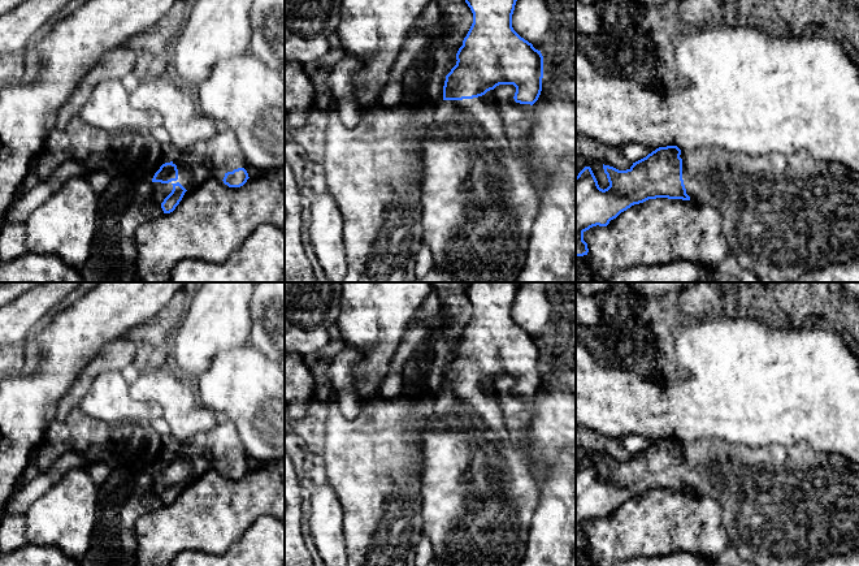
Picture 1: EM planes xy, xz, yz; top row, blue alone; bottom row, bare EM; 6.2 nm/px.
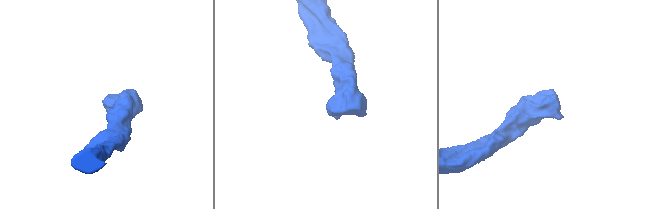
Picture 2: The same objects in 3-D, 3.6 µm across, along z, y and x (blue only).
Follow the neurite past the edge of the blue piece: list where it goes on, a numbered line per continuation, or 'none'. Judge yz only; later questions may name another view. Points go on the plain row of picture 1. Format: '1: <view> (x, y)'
1: yz (781, 506)

